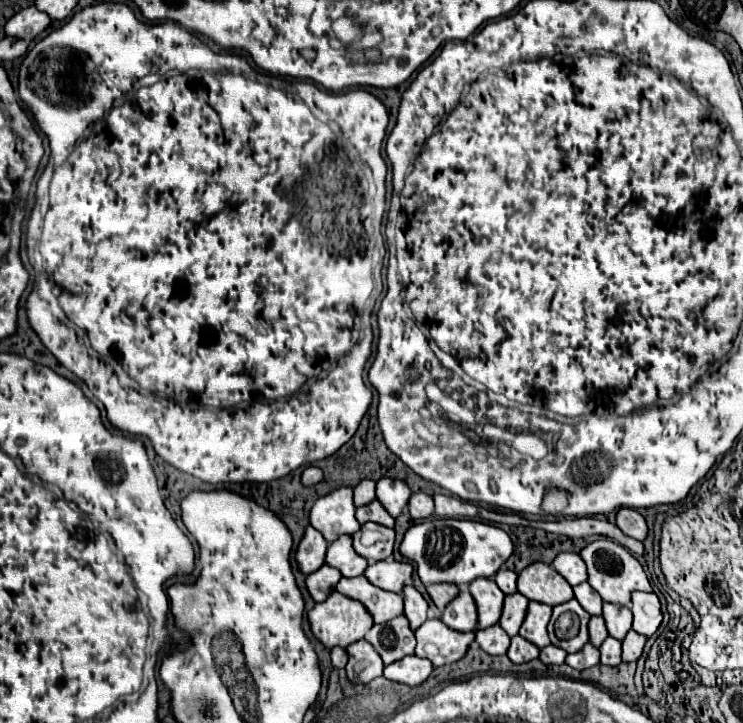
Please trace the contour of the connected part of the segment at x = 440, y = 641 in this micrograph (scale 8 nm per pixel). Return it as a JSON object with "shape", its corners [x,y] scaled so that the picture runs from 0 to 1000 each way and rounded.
{"shape":[[[573,858],[560,871],[560,907],[576,910],[587,924],[624,910],[638,885],[638,874],[614,874],[592,858]]]}

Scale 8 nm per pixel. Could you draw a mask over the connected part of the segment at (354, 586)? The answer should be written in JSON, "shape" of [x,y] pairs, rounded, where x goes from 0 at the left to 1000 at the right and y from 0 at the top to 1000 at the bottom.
{"shape":[[[490,797],[460,799],[452,808],[452,819],[463,822],[466,827],[482,830],[495,844],[495,849],[501,849],[503,863],[517,863],[517,860],[538,852],[541,841],[544,841],[538,822],[511,816],[511,813],[501,811]]]}

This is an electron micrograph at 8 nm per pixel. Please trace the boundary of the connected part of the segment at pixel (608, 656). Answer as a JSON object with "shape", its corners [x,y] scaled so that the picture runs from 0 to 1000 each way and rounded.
{"shape":[[[816,882],[808,893],[808,918],[813,921],[832,921],[837,916],[834,910],[834,888],[829,882]]]}

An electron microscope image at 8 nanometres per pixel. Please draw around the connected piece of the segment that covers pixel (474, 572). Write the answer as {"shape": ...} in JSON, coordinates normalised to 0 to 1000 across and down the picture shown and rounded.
{"shape":[[[581,716],[557,725],[546,736],[538,752],[538,766],[557,780],[560,794],[571,811],[595,805],[630,811],[641,799],[662,799],[673,788],[673,783],[686,772],[689,758],[692,755],[686,741],[665,725],[643,719]]]}

